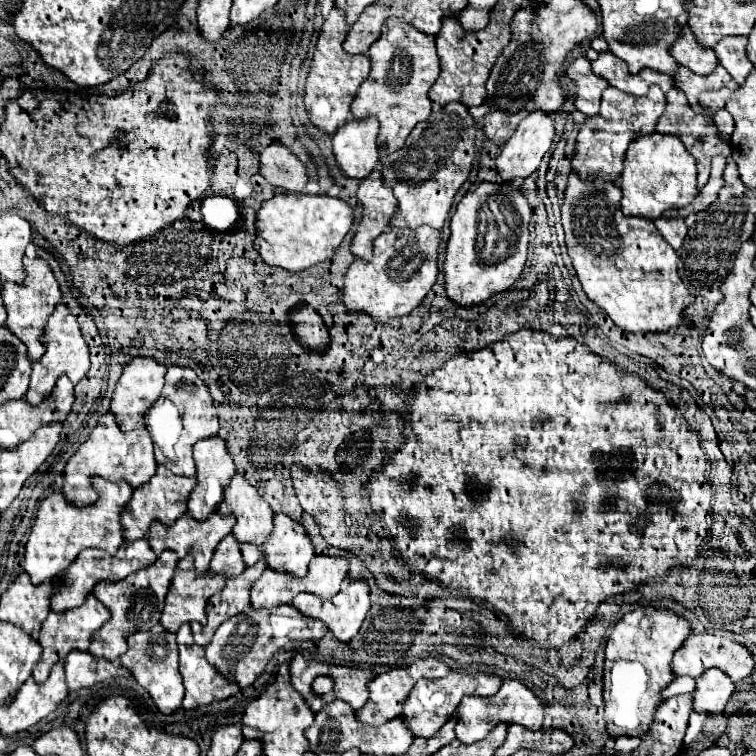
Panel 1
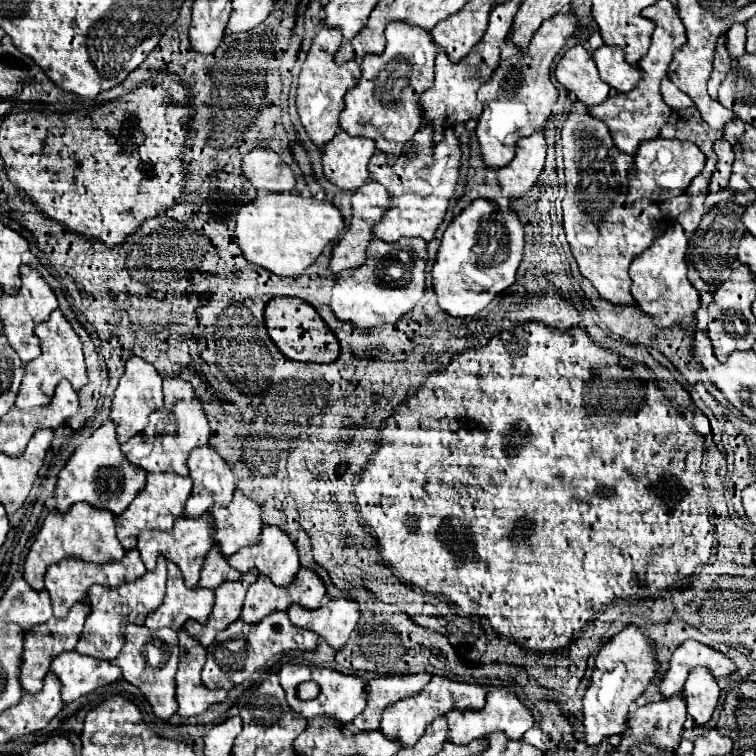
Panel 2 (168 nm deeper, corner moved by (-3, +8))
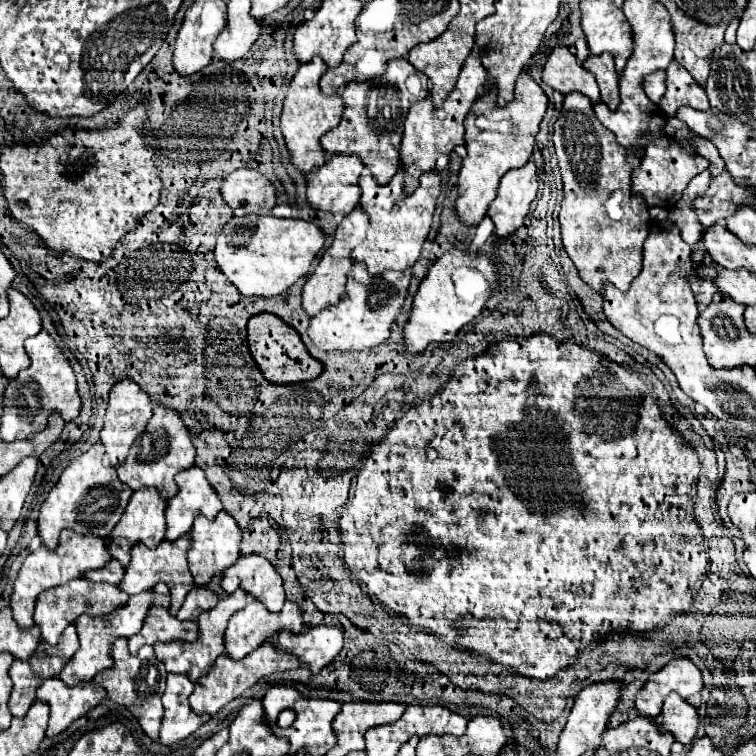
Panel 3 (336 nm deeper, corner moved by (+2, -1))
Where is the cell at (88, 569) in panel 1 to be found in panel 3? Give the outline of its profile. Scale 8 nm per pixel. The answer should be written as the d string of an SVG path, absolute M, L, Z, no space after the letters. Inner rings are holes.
M85 577L73 579L65 585L57 585L53 589L47 589L45 593L41 593L41 597L37 597L37 607L35 607L35 623L41 627L41 637L55 645L63 633L63 629L73 623L79 615L87 613L87 615L107 615L111 613L115 607L125 605L129 599L129 595L121 593L119 585L105 585L105 583L95 583L95 581L85 581Z

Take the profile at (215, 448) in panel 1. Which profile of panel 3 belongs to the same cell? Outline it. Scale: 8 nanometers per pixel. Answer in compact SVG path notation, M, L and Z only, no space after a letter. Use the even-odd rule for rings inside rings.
M197 465L177 473L175 483L179 485L179 493L167 503L167 533L165 539L173 541L185 535L193 527L193 519L197 515L205 515L207 519L217 517L223 509L217 491L209 485L205 471Z

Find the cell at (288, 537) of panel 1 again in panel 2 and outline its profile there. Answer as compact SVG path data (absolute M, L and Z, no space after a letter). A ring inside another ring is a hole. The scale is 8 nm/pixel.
M266 526L260 542L250 548L240 548L228 558L228 564L242 574L256 568L280 588L286 588L300 570L298 550L294 548L292 540L274 526Z

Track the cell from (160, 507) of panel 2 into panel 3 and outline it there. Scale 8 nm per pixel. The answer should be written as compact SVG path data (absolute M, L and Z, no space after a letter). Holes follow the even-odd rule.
M143 487L143 489L137 489L133 491L131 499L129 499L129 505L121 517L121 521L115 525L113 533L109 533L109 537L105 539L107 547L109 547L109 553L123 565L127 567L129 565L129 557L131 557L131 547L135 543L145 543L149 547L157 547L163 537L165 537L165 503L167 499L161 497L161 493L157 493L157 489L149 489L149 487Z

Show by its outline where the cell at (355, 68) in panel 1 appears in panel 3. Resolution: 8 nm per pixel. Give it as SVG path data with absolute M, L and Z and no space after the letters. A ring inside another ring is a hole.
M313 57L309 65L299 65L299 71L291 79L289 91L283 103L281 131L287 141L293 165L303 173L309 173L315 165L323 165L327 161L327 153L321 149L321 137L341 121L341 113L345 109L339 93L335 93L333 97L325 97L321 93L319 79L325 71L327 71L327 65L321 61L321 57Z

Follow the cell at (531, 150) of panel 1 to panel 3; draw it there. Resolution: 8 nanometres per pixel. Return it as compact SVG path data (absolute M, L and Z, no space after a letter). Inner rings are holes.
M527 161L519 169L509 169L501 177L497 197L489 205L489 215L495 223L497 237L509 237L523 225L523 217L537 193L537 167Z

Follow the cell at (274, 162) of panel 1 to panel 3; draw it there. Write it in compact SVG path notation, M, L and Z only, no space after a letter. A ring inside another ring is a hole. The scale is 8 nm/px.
M241 167L227 175L221 195L233 209L255 215L269 215L277 203L275 185L259 169L251 167Z

